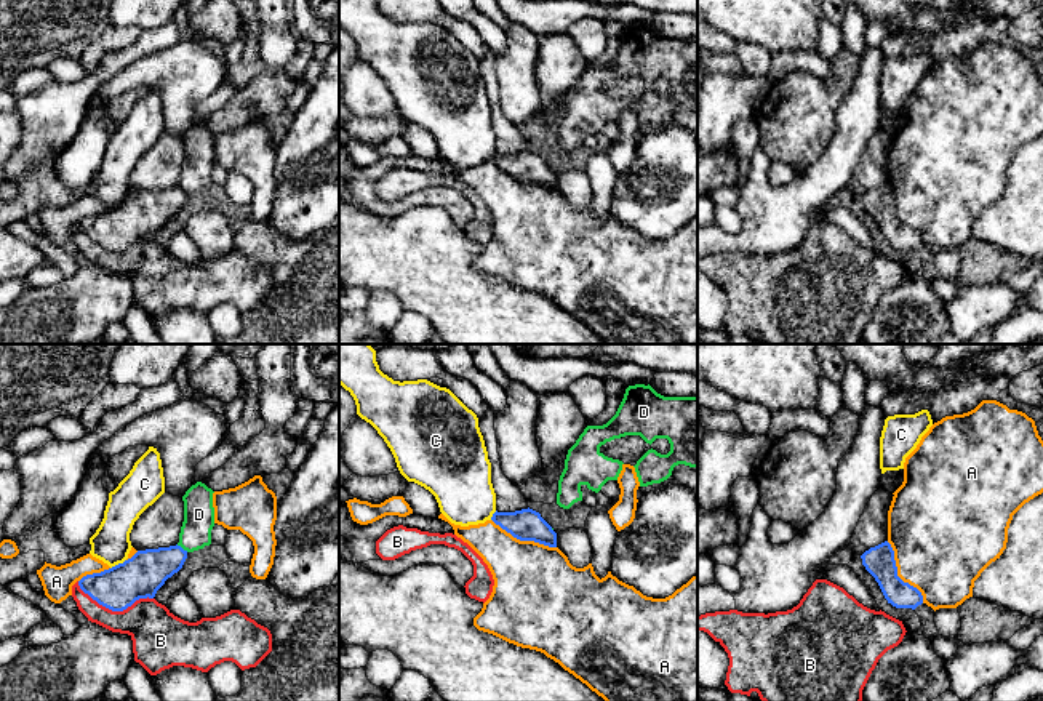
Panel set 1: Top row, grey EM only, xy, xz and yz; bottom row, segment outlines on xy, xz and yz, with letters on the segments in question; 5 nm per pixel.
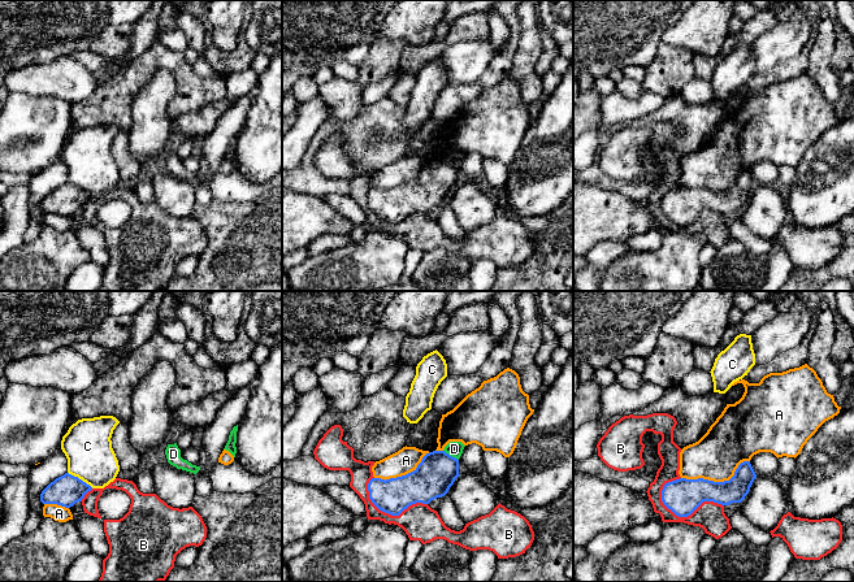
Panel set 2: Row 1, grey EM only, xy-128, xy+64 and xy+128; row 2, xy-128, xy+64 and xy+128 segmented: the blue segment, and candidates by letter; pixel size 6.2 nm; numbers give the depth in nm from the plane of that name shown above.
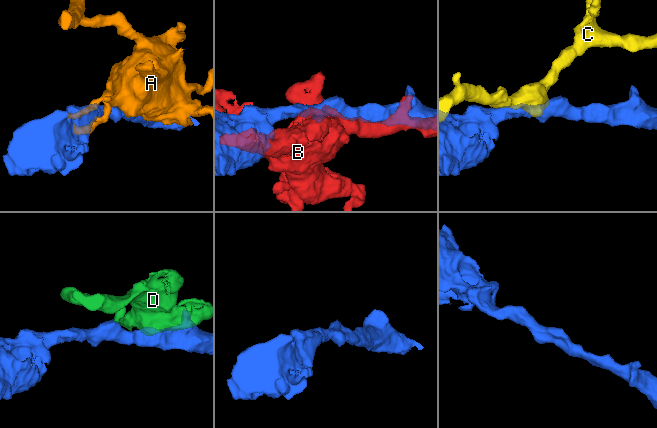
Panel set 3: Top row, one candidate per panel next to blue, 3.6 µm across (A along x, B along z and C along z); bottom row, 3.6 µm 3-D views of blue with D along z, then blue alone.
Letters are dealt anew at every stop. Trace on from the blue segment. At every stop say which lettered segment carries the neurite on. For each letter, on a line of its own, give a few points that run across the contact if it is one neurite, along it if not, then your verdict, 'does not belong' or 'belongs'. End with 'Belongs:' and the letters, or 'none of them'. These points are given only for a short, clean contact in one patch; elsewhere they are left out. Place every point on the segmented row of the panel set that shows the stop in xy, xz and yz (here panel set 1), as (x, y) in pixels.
A: does not belong
B: does not belong
C: does not belong
D: line xy (176, 544), (187, 551); does not belong
Belongs: none of them

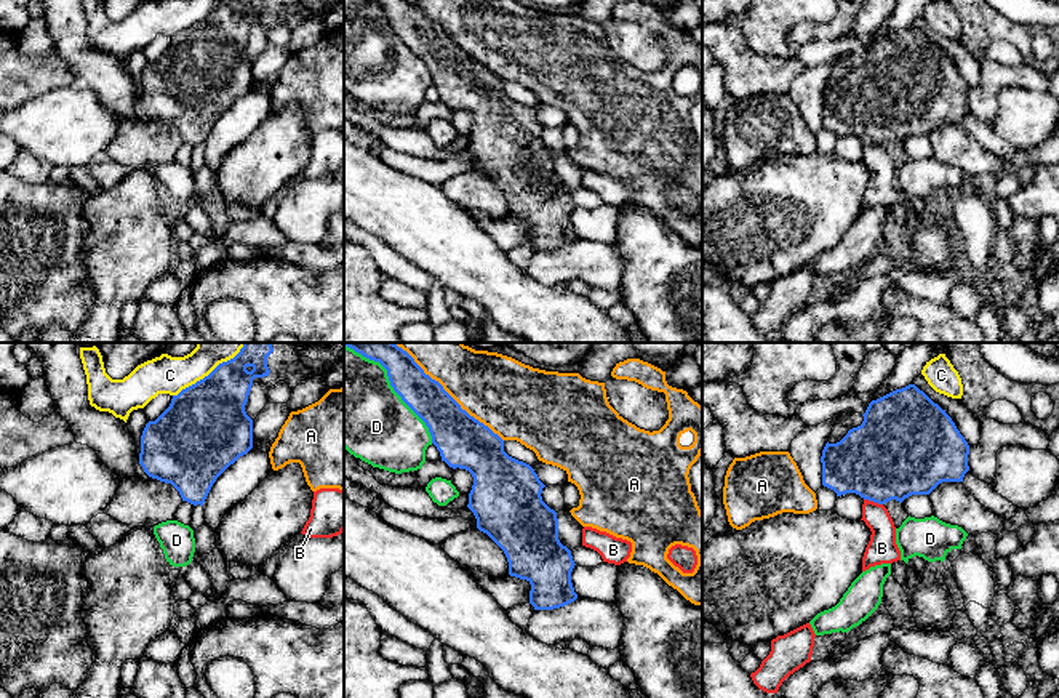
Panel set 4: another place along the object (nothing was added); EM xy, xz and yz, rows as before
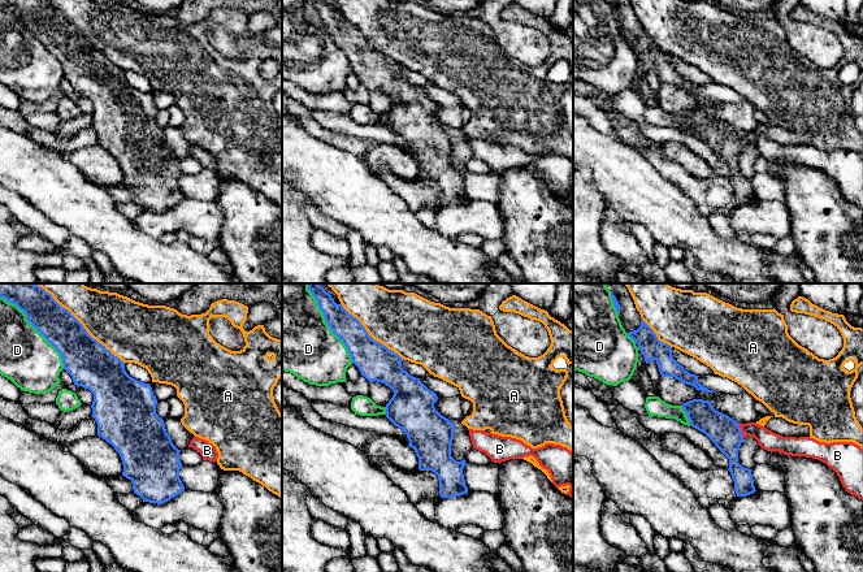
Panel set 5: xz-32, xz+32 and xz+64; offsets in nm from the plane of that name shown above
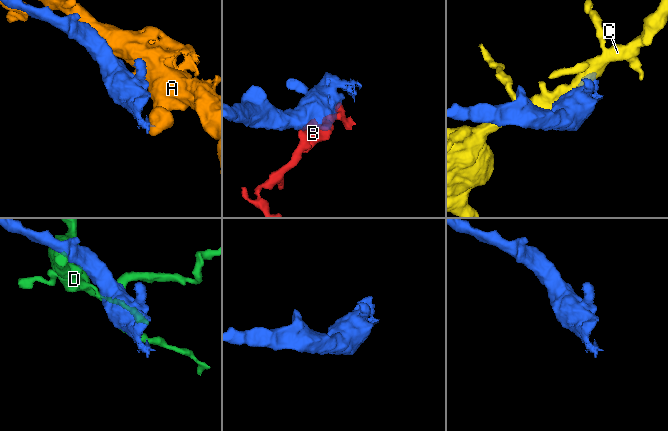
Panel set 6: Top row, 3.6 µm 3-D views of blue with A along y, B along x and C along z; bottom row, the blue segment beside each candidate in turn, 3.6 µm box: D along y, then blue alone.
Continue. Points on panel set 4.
A: does not belong
B: line yz (864, 498), (882, 505); does not belong
C: does not belong
D: does not belong
Belongs: none of them

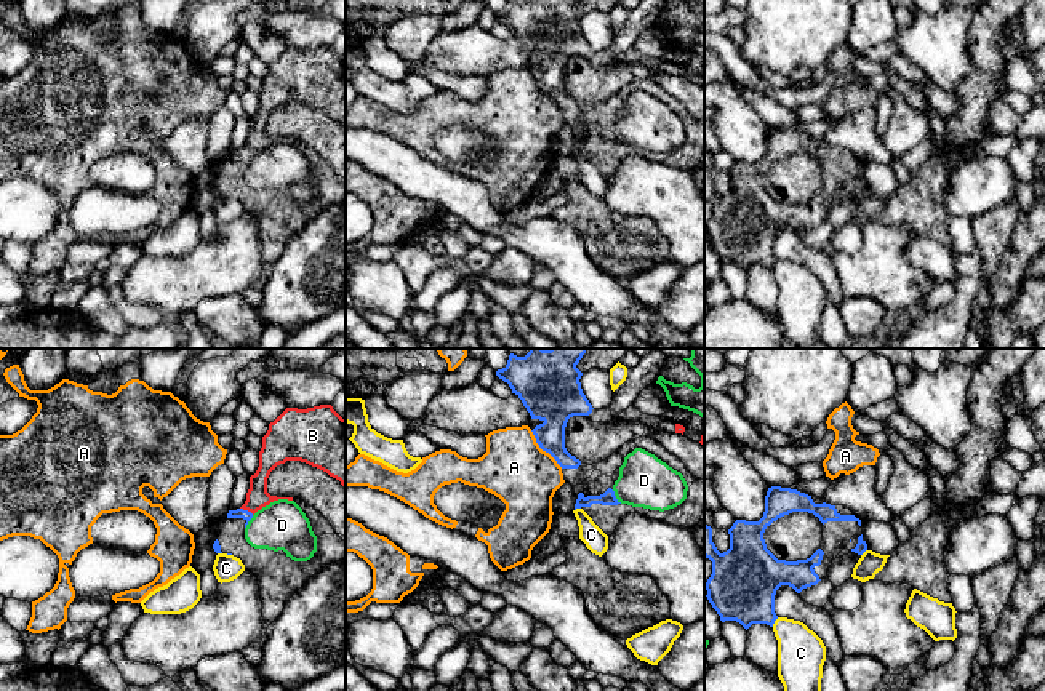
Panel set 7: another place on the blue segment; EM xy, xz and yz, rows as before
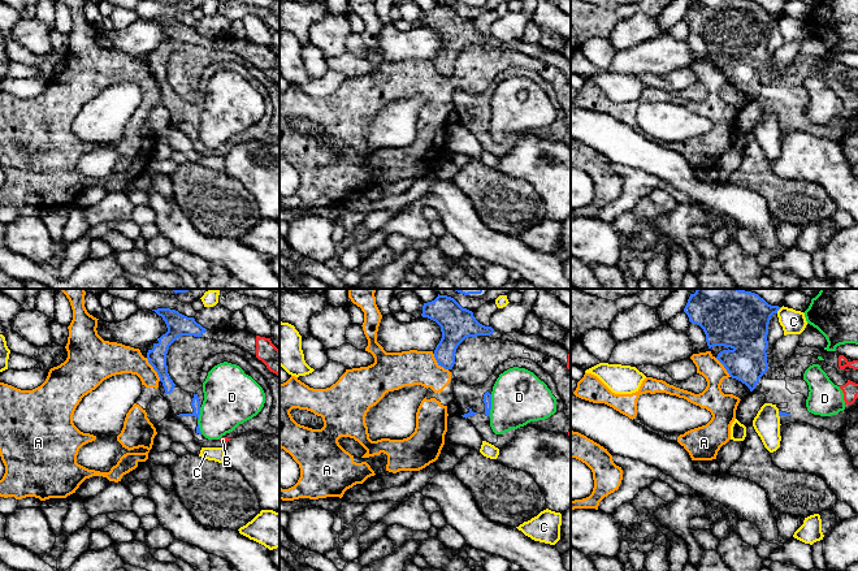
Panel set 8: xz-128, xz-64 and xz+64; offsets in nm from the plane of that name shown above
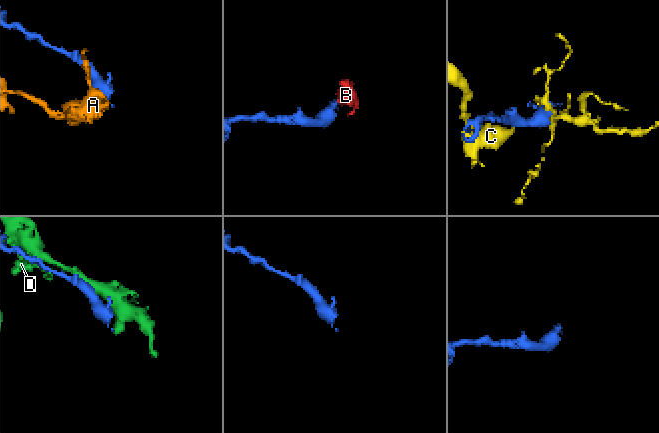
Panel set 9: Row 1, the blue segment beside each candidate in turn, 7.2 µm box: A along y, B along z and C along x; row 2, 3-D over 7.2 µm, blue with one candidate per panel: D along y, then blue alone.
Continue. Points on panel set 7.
A: line xz (530, 431), (535, 442), (562, 467); does not belong
B: line xy (247, 515), (247, 511), (256, 498); belongs
C: does not belong
D: does not belong
Belongs: B

